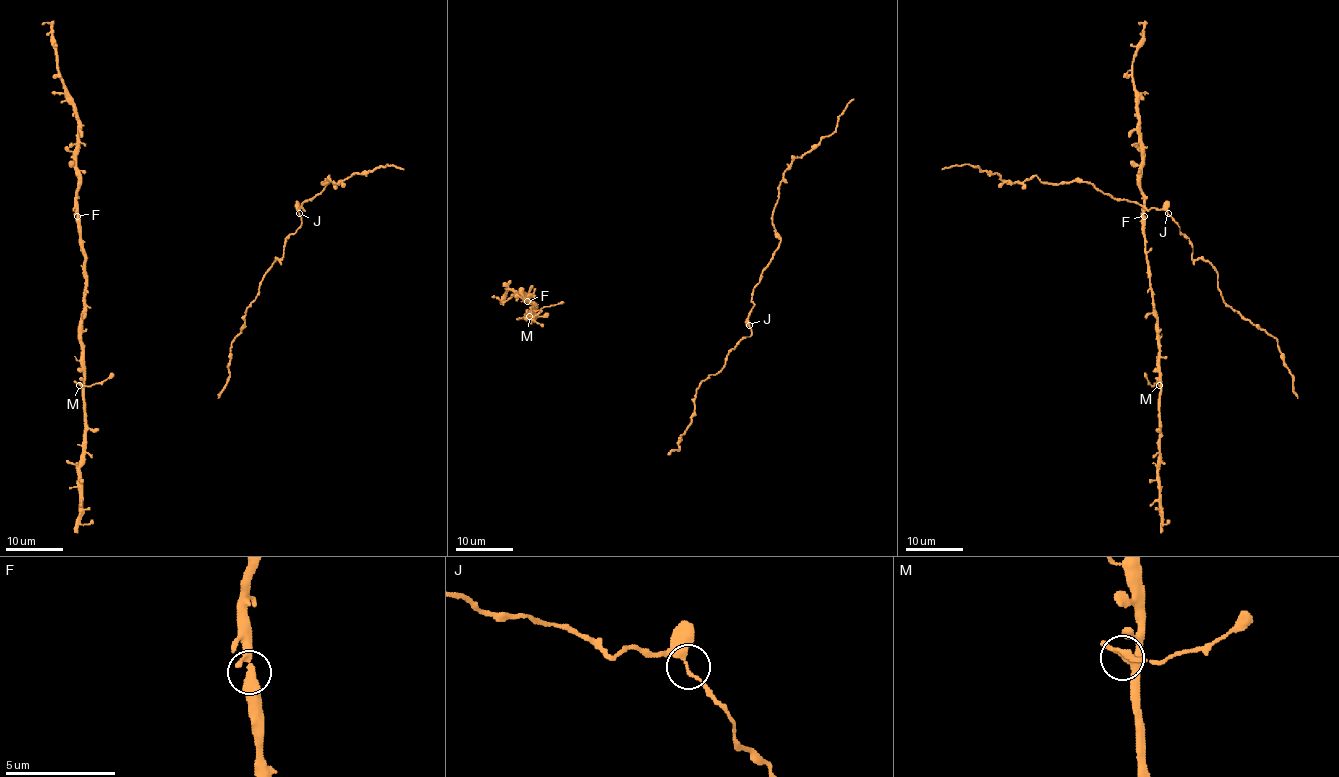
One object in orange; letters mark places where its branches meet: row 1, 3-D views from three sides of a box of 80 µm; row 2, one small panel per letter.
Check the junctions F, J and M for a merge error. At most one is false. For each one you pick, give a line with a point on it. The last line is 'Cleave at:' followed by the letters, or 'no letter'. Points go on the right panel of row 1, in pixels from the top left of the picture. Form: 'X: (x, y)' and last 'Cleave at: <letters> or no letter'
M: (1159, 385)
Cleave at: M

